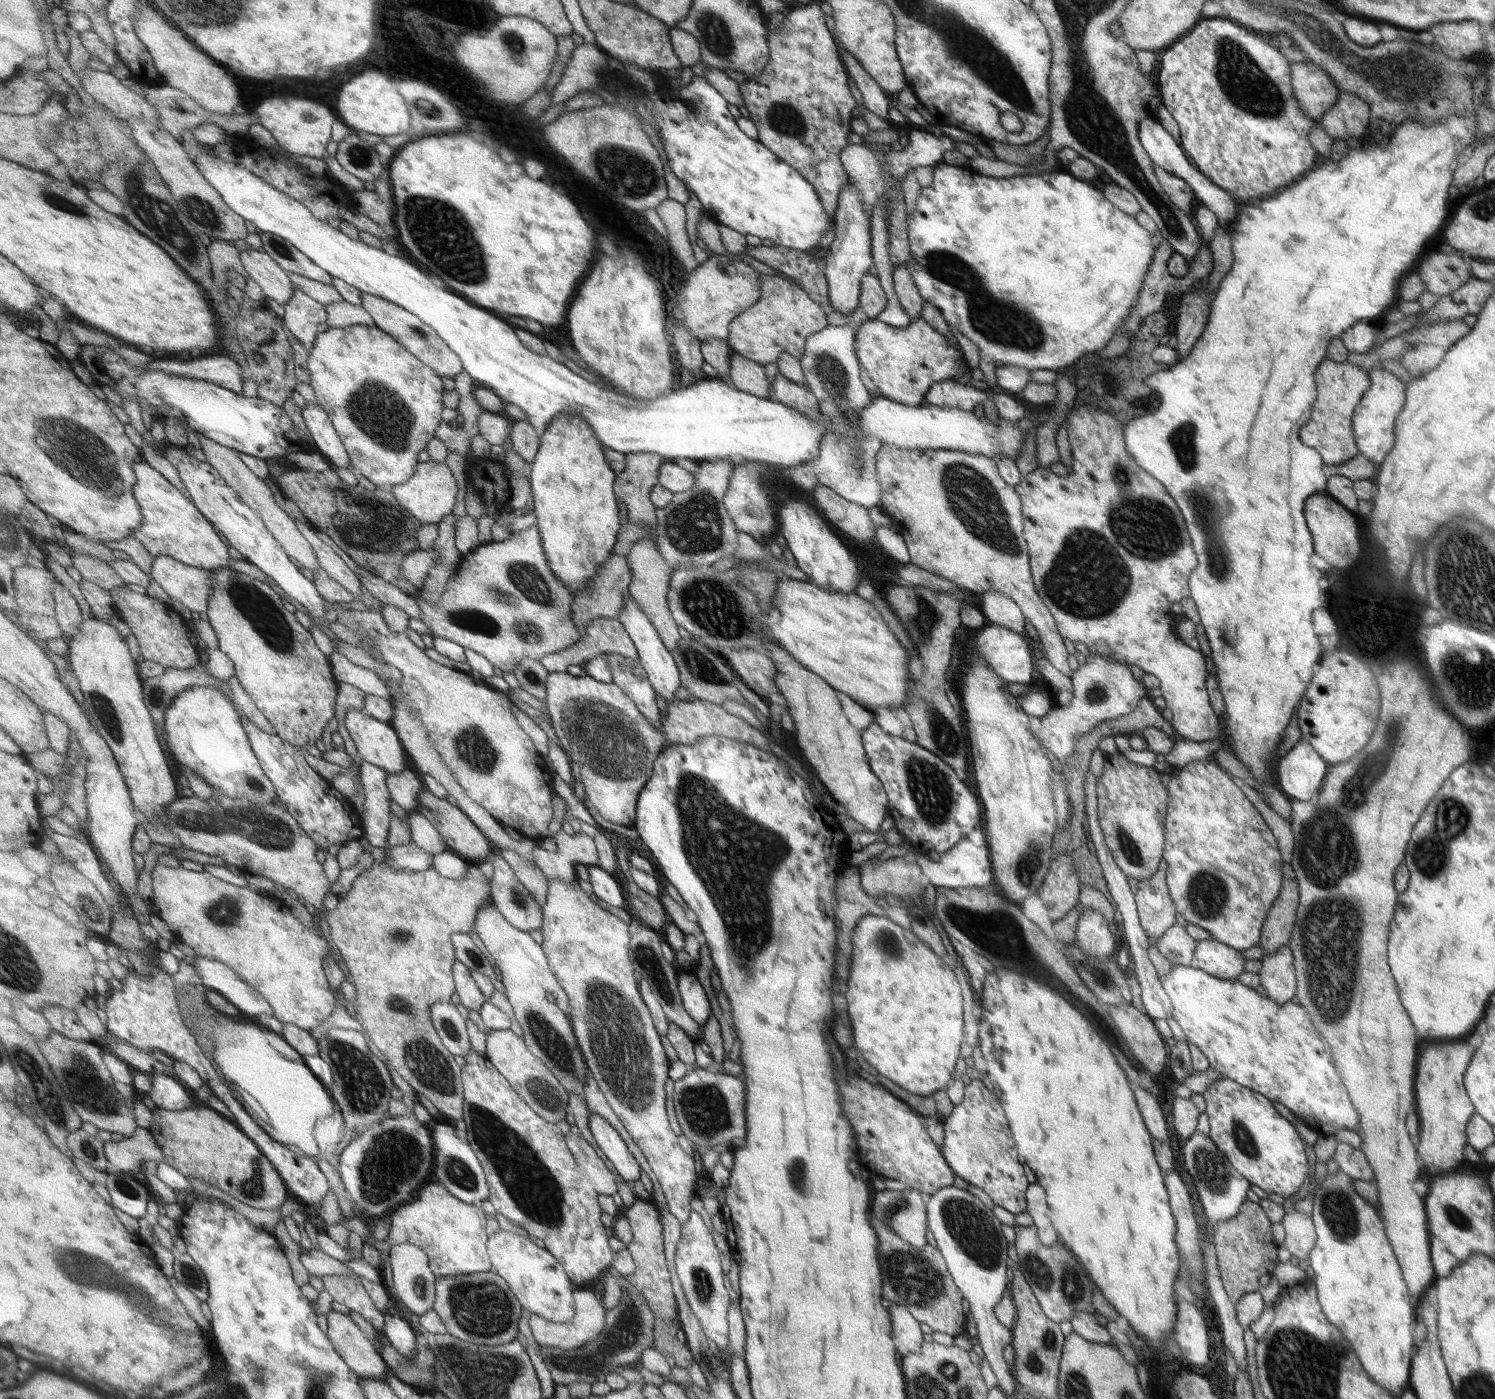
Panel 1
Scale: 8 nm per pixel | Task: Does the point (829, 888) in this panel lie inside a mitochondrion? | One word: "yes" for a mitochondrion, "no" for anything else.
no

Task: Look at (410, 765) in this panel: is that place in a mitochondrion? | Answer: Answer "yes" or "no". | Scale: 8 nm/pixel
no

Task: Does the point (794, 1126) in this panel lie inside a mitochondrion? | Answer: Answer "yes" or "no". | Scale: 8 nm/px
no

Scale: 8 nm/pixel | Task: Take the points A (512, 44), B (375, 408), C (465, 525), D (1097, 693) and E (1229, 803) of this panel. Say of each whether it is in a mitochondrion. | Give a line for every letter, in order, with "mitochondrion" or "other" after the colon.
A: mitochondrion
B: mitochondrion
C: other
D: mitochondrion
E: other

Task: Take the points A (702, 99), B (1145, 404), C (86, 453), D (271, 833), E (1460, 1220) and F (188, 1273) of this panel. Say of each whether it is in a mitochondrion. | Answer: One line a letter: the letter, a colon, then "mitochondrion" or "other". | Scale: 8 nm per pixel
A: other
B: other
C: mitochondrion
D: mitochondrion
E: mitochondrion
F: mitochondrion

